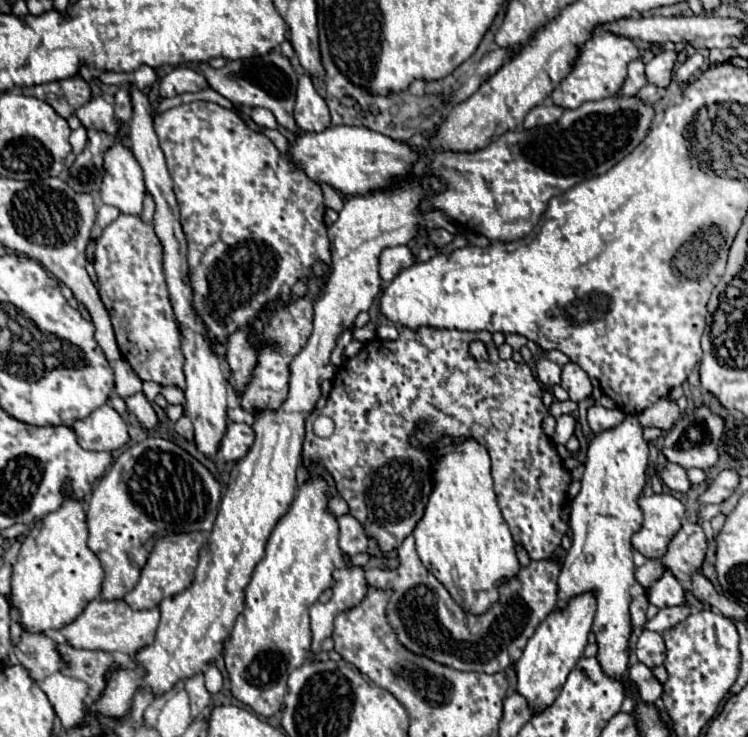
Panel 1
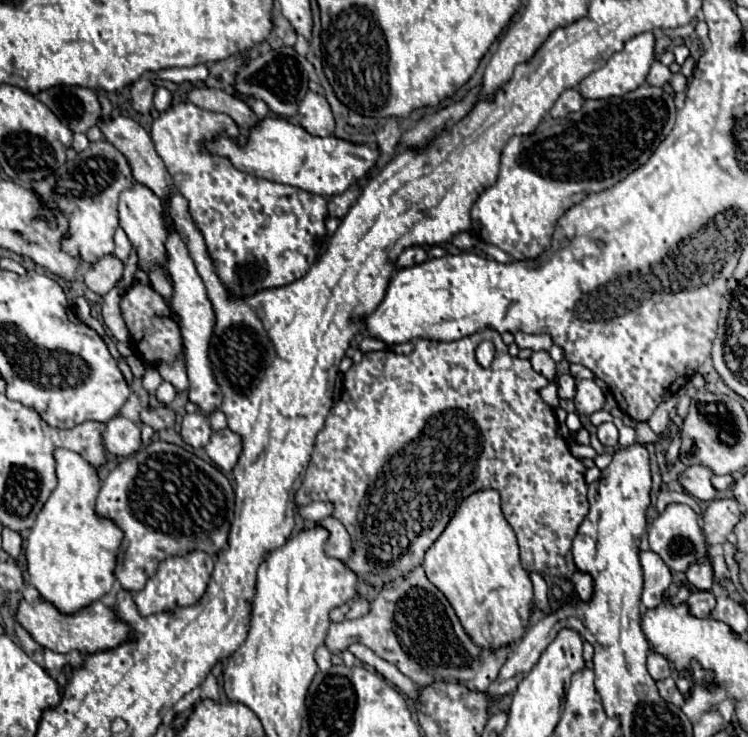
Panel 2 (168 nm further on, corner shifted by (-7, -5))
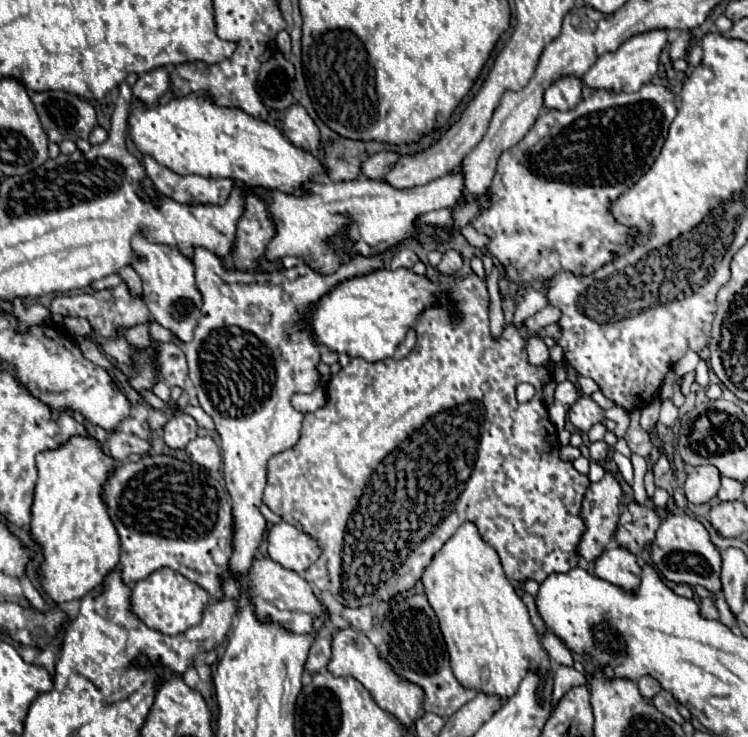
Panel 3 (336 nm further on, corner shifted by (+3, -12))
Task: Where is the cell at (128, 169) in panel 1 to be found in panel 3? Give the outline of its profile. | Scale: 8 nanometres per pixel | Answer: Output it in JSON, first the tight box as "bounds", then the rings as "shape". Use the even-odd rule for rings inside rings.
{"bounds":[132,234,202,342],"shape":[[[142,234],[134,236],[132,250],[140,258],[132,264],[132,268],[142,276],[144,302],[150,314],[160,326],[172,330],[182,342],[192,340],[194,328],[200,320],[200,308],[202,308],[202,294],[194,282],[194,264],[188,258],[180,256],[180,252],[176,252],[174,248],[144,240]]]}

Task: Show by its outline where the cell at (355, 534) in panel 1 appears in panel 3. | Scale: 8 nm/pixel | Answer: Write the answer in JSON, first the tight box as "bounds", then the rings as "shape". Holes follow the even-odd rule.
{"bounds":[266,522,320,574],"shape":[[[286,522],[272,524],[266,532],[266,540],[270,558],[286,568],[292,568],[298,574],[304,574],[308,564],[312,564],[312,560],[320,556],[320,548],[316,548],[316,542]]]}

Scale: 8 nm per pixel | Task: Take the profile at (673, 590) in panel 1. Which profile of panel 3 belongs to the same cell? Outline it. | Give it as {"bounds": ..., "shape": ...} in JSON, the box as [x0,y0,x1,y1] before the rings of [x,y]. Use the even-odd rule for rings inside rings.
{"bounds":[590,548,640,588],"shape":[[[624,548],[604,550],[592,562],[590,572],[602,580],[620,584],[622,588],[636,588],[636,584],[640,584],[640,566],[636,562],[636,556]]]}

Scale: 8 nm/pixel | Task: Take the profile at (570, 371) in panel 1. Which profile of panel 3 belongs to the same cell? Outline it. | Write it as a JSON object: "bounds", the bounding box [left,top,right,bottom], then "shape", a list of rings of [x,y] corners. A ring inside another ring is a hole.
{"bounds":[568,396,604,432],"shape":[[[580,396],[578,402],[570,408],[568,418],[578,430],[588,432],[594,424],[604,420],[604,410],[590,396]]]}

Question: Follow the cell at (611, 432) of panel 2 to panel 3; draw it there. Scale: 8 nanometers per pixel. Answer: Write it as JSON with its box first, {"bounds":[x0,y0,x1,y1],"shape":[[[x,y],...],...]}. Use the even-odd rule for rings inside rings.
{"bounds":[590,442,608,462],"shape":[[[594,442],[594,444],[590,444],[590,456],[592,456],[594,462],[606,460],[608,458],[608,446],[606,446],[606,442]]]}

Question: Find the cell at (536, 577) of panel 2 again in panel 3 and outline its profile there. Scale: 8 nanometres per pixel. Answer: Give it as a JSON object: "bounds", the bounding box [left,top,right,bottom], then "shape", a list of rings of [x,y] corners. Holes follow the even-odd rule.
{"bounds":[540,636,574,666],"shape":[[[540,636],[540,640],[554,664],[564,664],[564,666],[574,664],[572,654],[568,652],[568,648],[564,648],[564,644],[560,644],[560,640],[556,640],[556,636]]]}

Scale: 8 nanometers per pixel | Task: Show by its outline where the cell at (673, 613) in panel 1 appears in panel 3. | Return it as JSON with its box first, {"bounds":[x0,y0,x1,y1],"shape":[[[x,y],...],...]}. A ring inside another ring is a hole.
{"bounds":[700,596,718,618],"shape":[[[708,596],[700,602],[700,612],[702,612],[704,618],[718,618],[718,608],[716,608],[712,596]]]}

